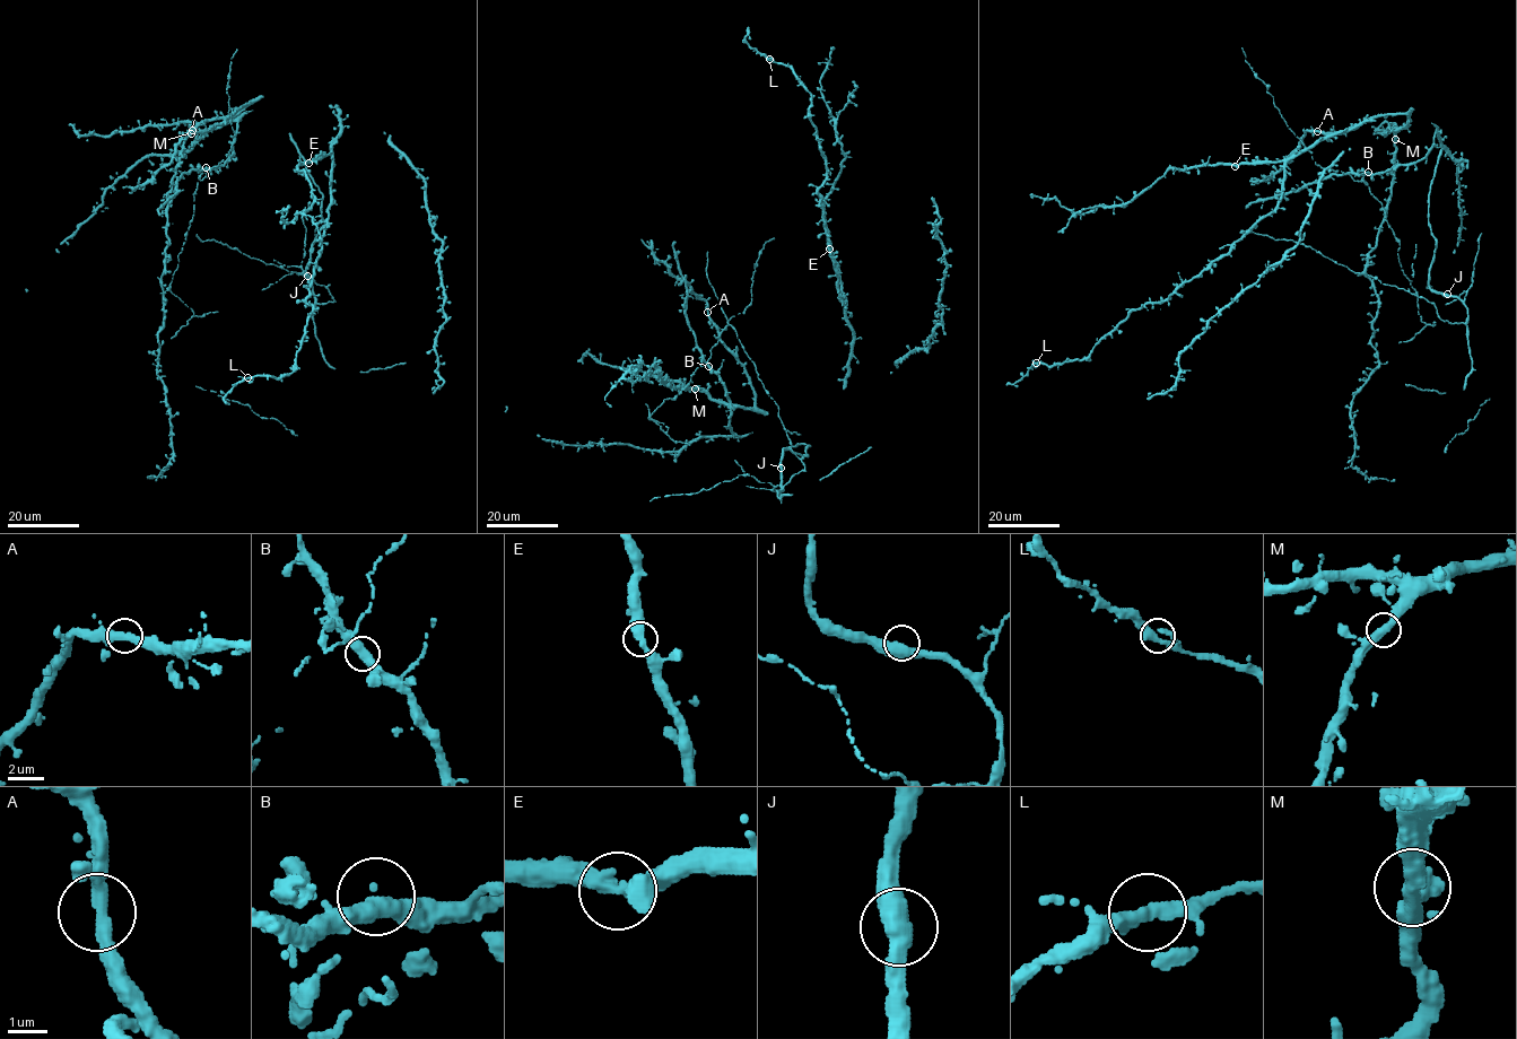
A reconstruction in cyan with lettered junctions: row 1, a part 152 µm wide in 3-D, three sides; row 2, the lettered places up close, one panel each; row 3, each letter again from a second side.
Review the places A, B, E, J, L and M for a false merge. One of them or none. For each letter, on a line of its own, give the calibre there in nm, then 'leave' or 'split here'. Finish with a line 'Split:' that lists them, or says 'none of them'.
A: 380 nm | leave
B: 400 nm | leave
E: 400 nm | leave
J: 440 nm | leave
L: 380 nm | leave
M: 400 nm | leave
Split: none of them

